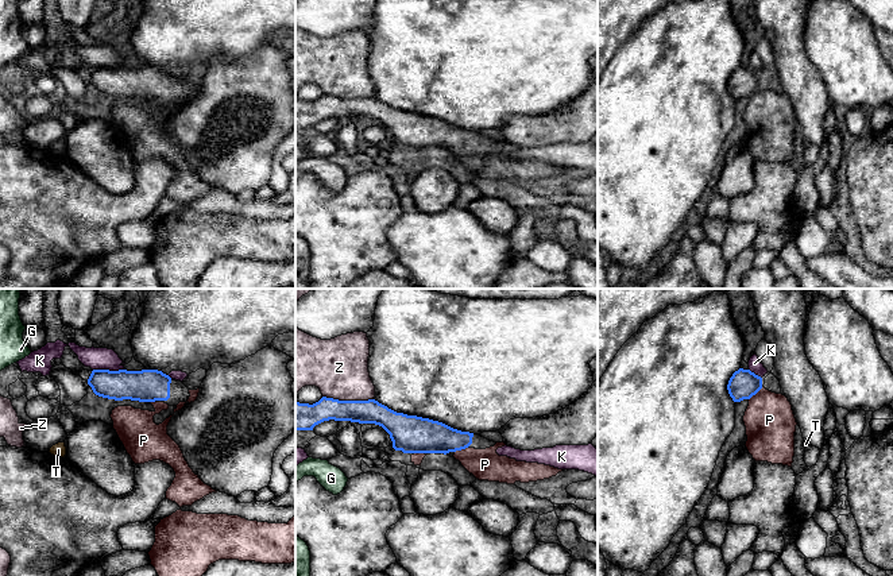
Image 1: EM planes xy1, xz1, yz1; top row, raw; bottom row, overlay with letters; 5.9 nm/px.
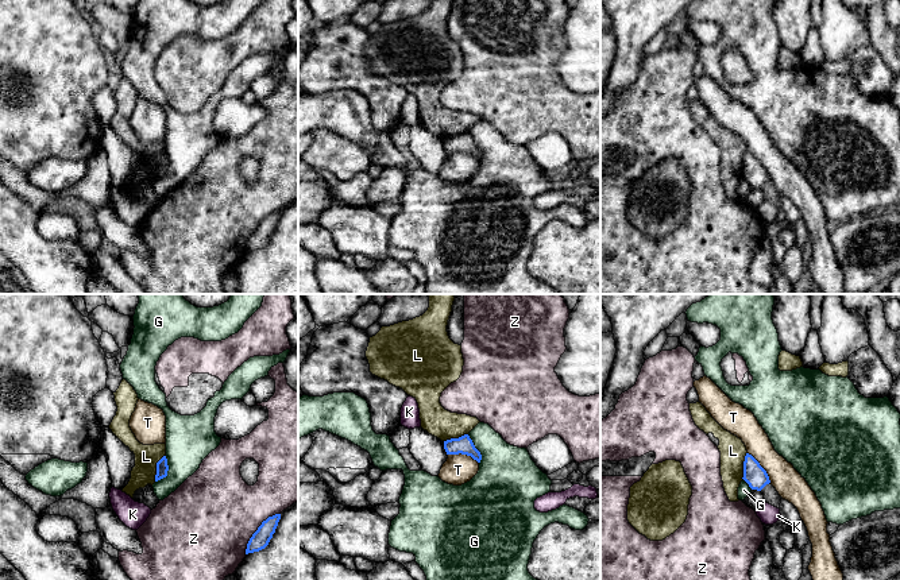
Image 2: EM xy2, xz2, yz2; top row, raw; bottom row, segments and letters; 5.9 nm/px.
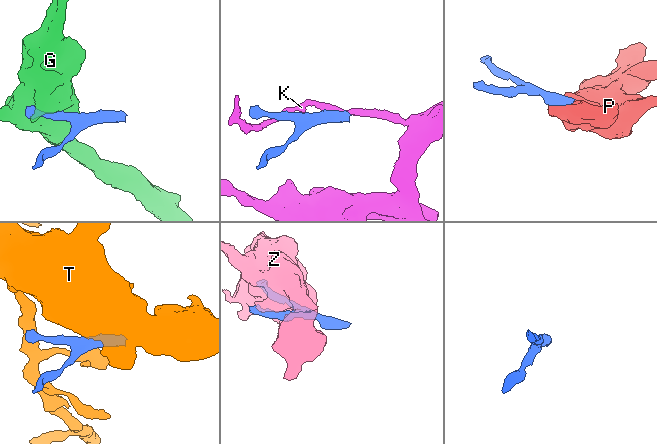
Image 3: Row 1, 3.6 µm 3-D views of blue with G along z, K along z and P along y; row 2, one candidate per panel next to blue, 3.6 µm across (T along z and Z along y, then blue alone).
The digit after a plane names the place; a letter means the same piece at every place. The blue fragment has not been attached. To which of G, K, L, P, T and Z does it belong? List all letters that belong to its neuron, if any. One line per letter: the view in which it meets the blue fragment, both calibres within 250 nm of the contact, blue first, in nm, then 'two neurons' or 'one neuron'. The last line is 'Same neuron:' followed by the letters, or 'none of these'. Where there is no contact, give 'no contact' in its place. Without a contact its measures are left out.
G: xy2 | 70/280 nm | two neurons
K: xy1 | 190/130 nm | two neurons
L: xy2 | 70/140 nm | two neurons
P: yz1 | 170/300 nm | one neuron
T: yz2 | 140/170 nm | two neurons
Z: xz1 | 140/360 nm | two neurons
Same neuron: P

